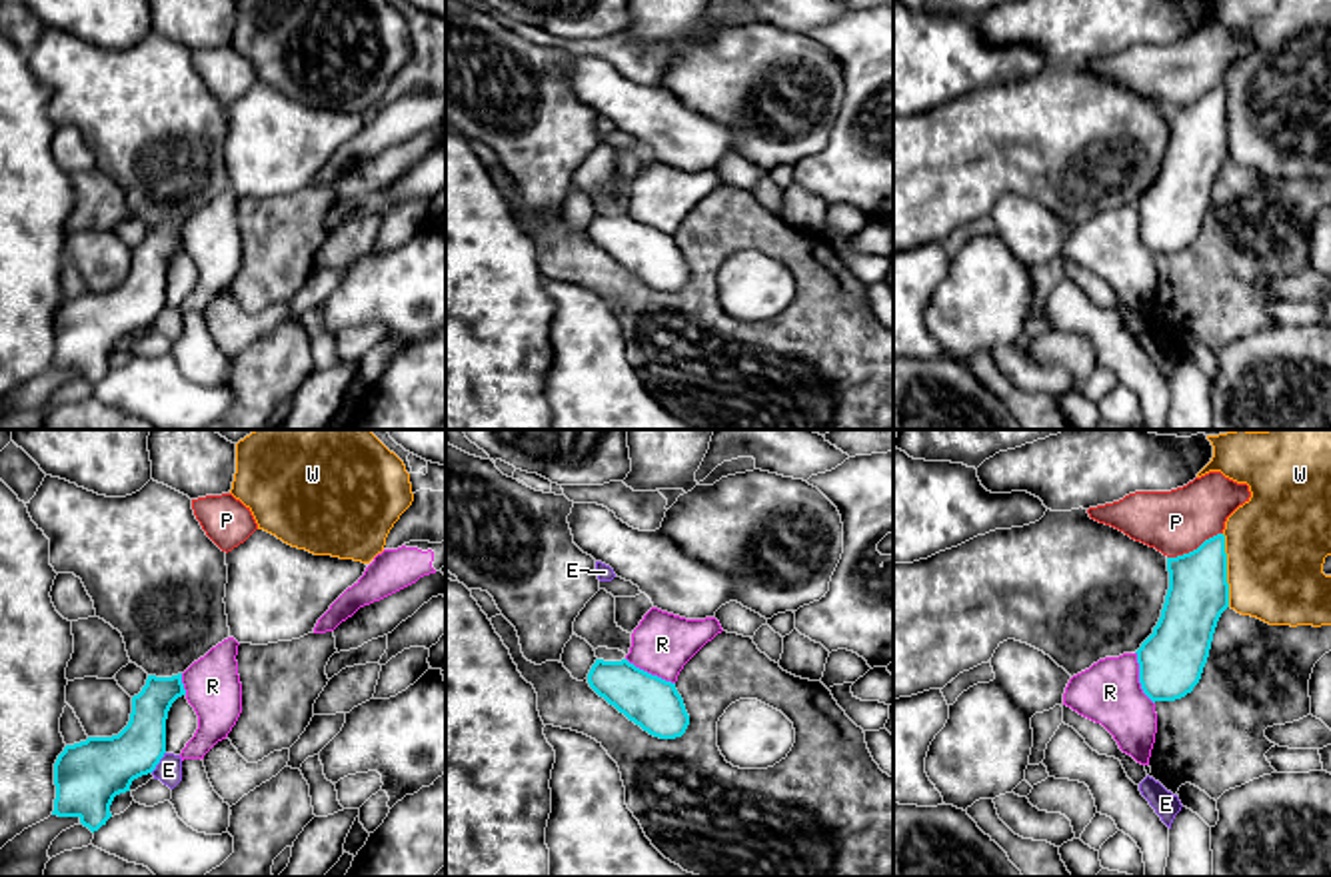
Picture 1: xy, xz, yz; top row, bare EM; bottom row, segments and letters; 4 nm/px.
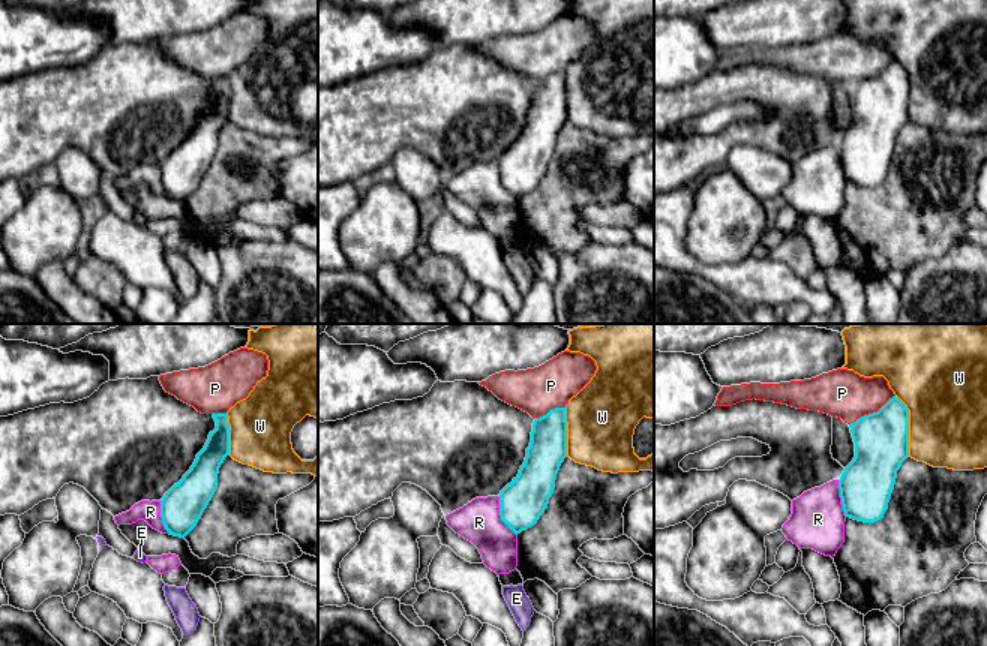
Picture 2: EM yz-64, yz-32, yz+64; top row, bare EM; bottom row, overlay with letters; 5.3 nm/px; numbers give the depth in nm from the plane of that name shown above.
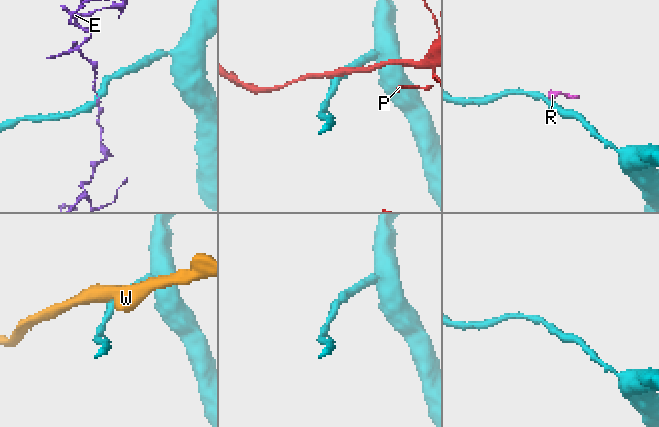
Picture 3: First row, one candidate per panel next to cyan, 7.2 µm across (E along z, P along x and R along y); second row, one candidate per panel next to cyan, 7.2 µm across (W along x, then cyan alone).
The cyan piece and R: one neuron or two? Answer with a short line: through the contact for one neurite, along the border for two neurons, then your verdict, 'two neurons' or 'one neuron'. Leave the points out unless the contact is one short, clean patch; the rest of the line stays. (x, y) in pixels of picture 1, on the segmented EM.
line yz (1136, 652), (1142, 692), (1154, 704); two neurons

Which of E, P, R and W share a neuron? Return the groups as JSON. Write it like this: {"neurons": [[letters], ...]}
{"neurons": [["E"], ["P"], ["R"], ["W"]]}

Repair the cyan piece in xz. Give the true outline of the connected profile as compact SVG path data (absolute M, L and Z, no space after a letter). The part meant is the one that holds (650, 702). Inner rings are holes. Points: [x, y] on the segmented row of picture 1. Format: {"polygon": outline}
{"polygon": "M596 659L588 673L590 687L654 737L681 737L689 725L675 683L652 675L628 659Z"}

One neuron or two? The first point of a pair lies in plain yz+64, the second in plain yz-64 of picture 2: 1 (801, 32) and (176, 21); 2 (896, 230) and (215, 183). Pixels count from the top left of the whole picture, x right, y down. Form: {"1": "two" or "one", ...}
{"1": "one", "2": "one"}

